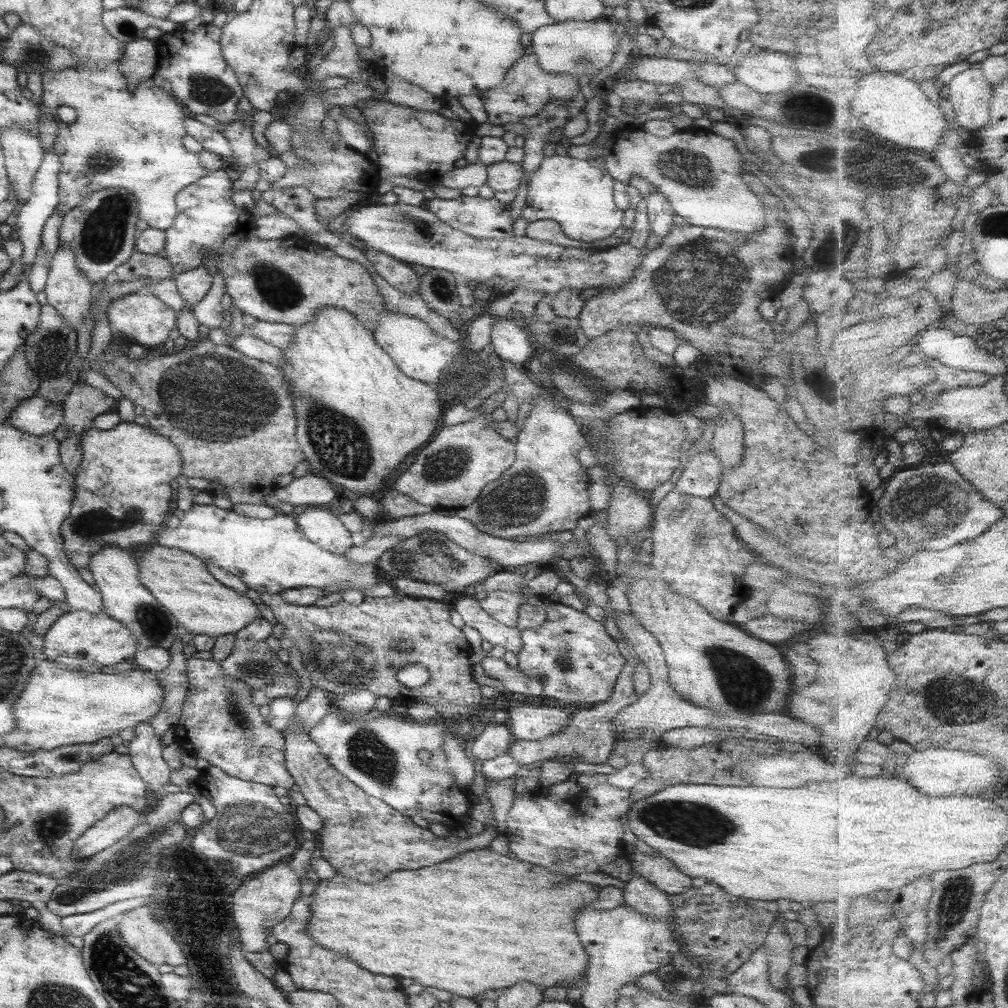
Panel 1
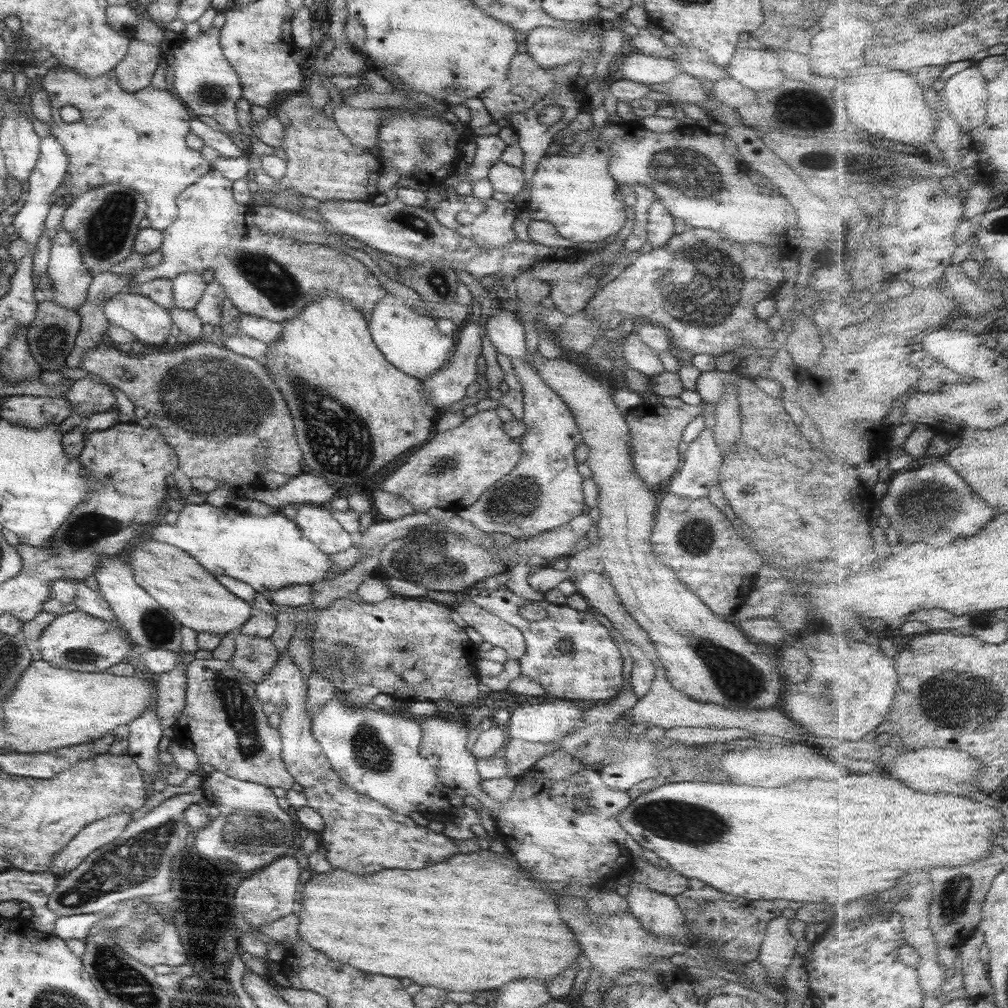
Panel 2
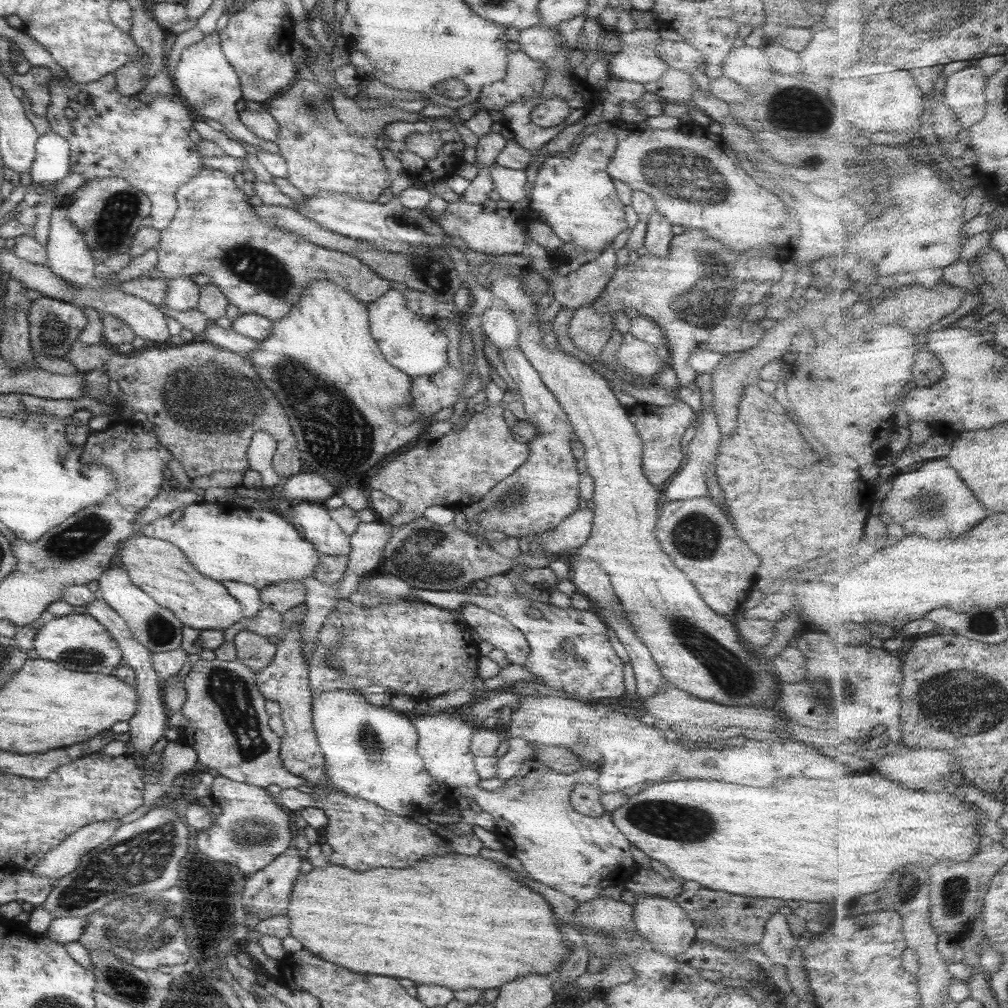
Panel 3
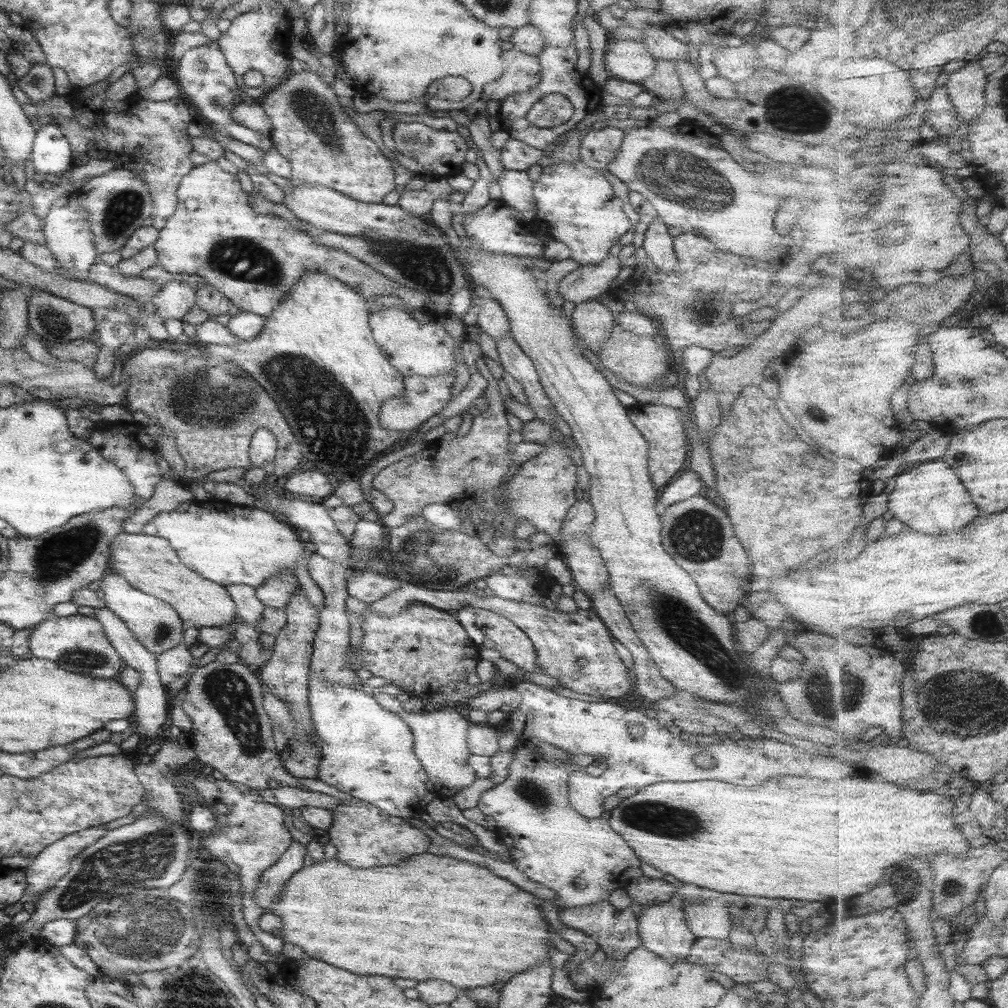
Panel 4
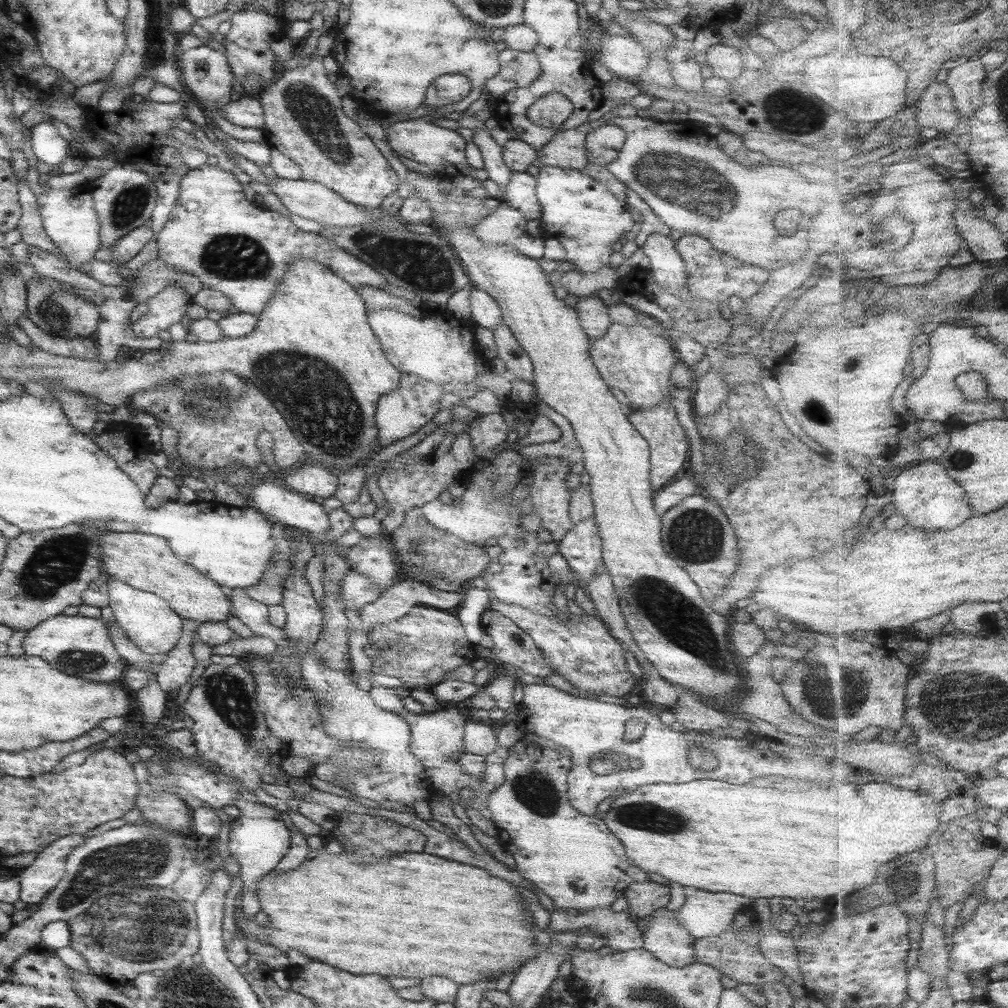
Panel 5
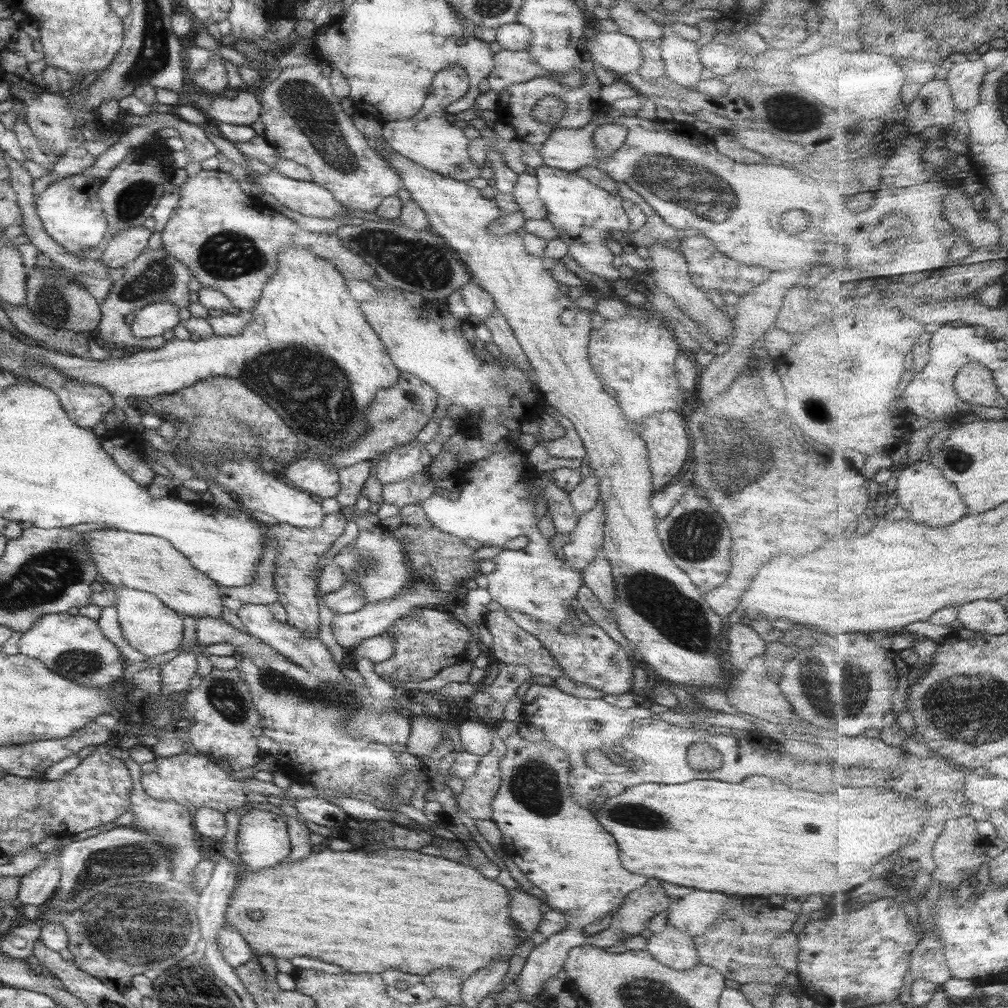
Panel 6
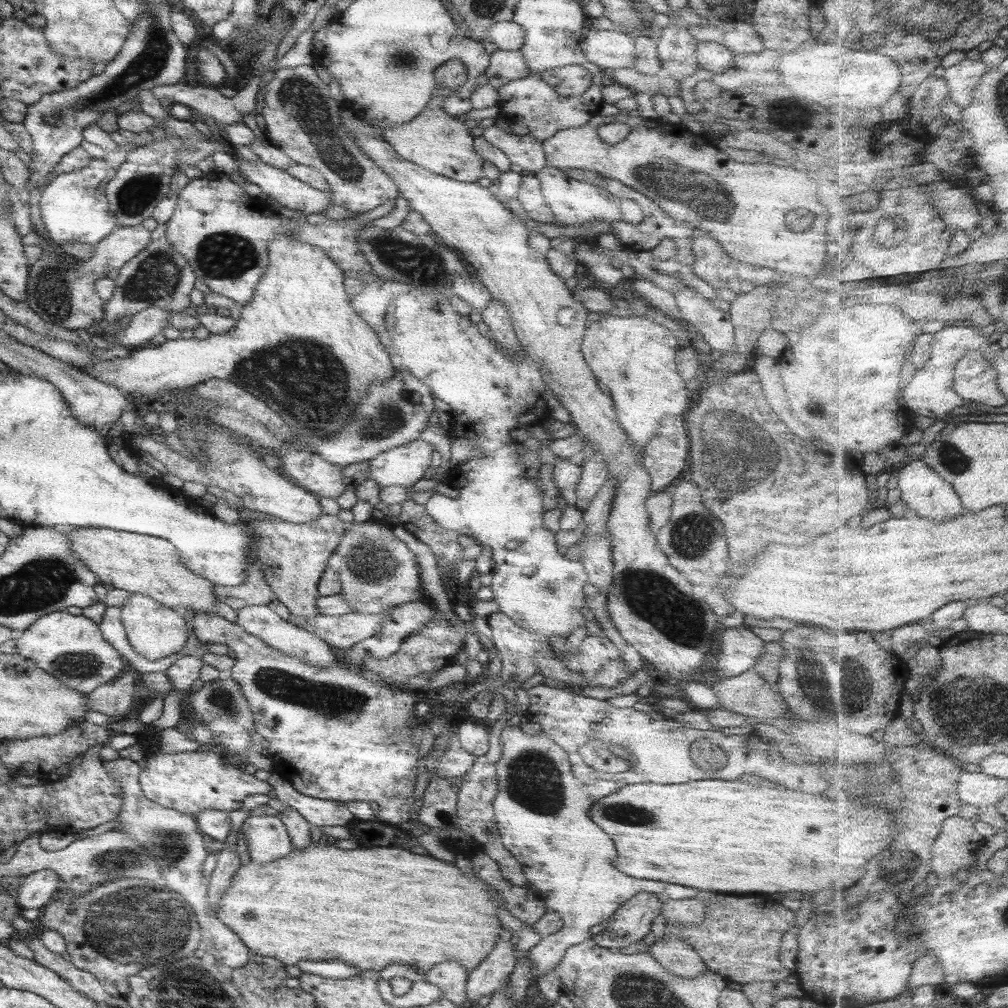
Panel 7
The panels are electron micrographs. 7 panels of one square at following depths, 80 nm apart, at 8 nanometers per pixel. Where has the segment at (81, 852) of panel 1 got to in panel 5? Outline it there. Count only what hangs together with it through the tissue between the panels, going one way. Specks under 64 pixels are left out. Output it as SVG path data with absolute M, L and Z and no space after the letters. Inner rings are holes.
M67 835L37 853L29 866L19 871L18 904L37 904L55 887L65 870L67 853L83 844L84 835Z

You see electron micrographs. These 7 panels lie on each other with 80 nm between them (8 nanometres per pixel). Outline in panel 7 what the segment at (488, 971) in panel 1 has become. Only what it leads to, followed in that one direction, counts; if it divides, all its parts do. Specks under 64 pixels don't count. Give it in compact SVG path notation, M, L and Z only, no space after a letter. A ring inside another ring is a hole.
M309 844L303 850L292 850L287 856L282 856L267 864L255 864L249 861L241 866L231 886L225 890L217 918L235 932L241 942L259 956L266 956L278 960L284 965L295 964L299 960L339 960L349 964L357 970L383 970L387 964L403 964L413 966L419 972L427 972L431 966L443 962L443 960L455 960L457 964L463 964L463 968L469 971L477 966L488 954L499 940L502 931L497 919L497 908L500 902L495 900L493 893L488 892L488 886L479 880L471 871L460 871L454 864L439 862L435 858L420 856L409 853L403 848L359 848L359 850L339 850L335 846L323 846L323 844Z

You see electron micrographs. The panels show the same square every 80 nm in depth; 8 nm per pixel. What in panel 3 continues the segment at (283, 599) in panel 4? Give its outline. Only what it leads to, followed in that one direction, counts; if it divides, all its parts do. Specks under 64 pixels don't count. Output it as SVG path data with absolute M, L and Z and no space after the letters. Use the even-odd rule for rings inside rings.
M299 581L269 585L258 592L261 606L281 614L303 604L305 599L305 588Z

